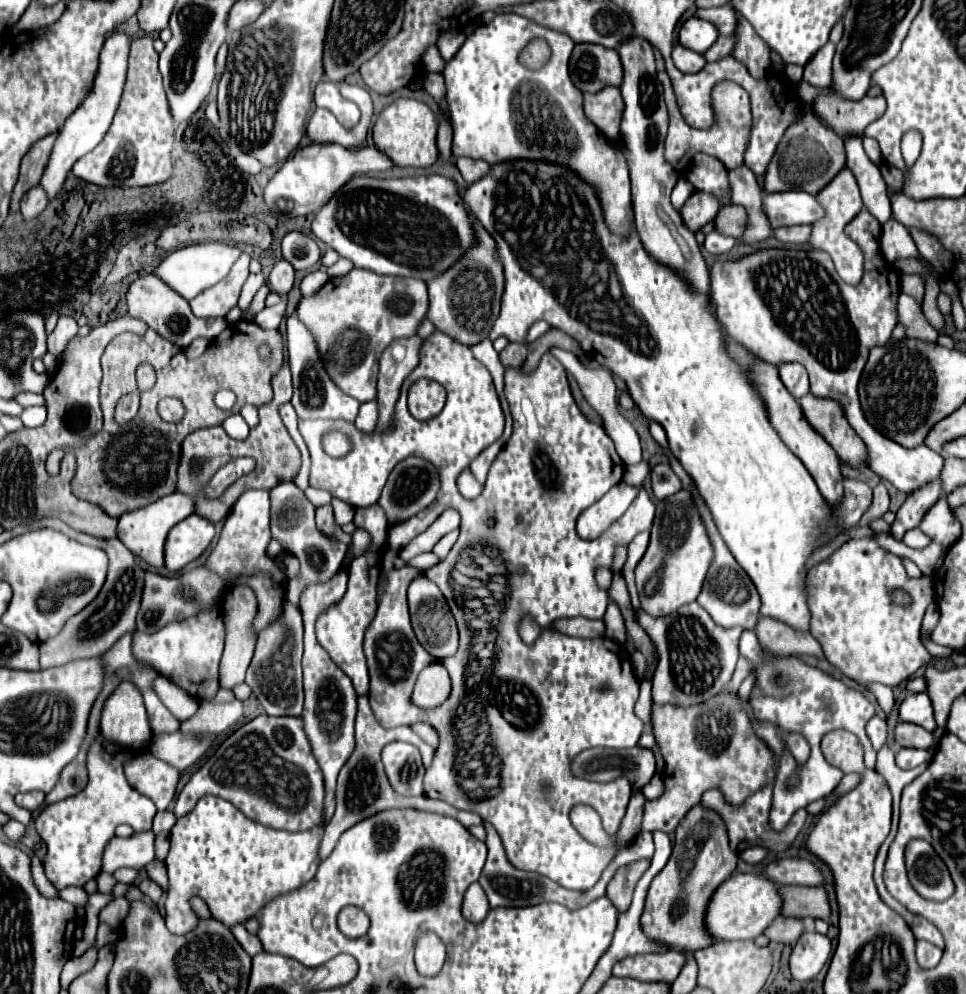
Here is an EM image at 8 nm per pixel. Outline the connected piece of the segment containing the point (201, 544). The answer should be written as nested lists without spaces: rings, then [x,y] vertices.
[[[197,513],[177,523],[165,543],[165,567],[169,571],[181,571],[187,563],[195,561],[213,541],[215,527],[211,521]]]

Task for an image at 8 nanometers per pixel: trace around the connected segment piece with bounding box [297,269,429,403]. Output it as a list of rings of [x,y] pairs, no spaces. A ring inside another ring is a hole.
[[[351,269],[343,277],[329,279],[315,295],[303,297],[297,315],[315,335],[331,379],[347,395],[367,403],[377,399],[377,365],[381,353],[395,339],[417,335],[417,327],[427,317],[427,307],[425,281]]]

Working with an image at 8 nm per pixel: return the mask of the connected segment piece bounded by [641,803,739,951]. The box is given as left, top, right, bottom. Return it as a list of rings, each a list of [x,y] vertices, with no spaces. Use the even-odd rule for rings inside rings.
[[[701,803],[693,807],[675,831],[673,853],[663,871],[651,881],[645,911],[641,915],[641,927],[651,939],[665,941],[673,949],[697,951],[719,943],[707,933],[705,913],[709,899],[717,887],[729,879],[737,865],[737,855],[729,849],[729,835],[723,817],[705,809]]]

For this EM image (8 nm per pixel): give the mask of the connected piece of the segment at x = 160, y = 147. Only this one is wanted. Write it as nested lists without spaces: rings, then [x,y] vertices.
[[[151,35],[133,39],[129,53],[127,81],[117,113],[113,117],[113,123],[105,139],[91,153],[83,155],[73,165],[71,173],[77,179],[83,179],[99,187],[123,187],[123,171],[125,171],[125,187],[147,187],[163,183],[171,177],[175,123],[173,115],[169,115],[169,101],[165,97],[157,61],[159,55],[153,49]]]

